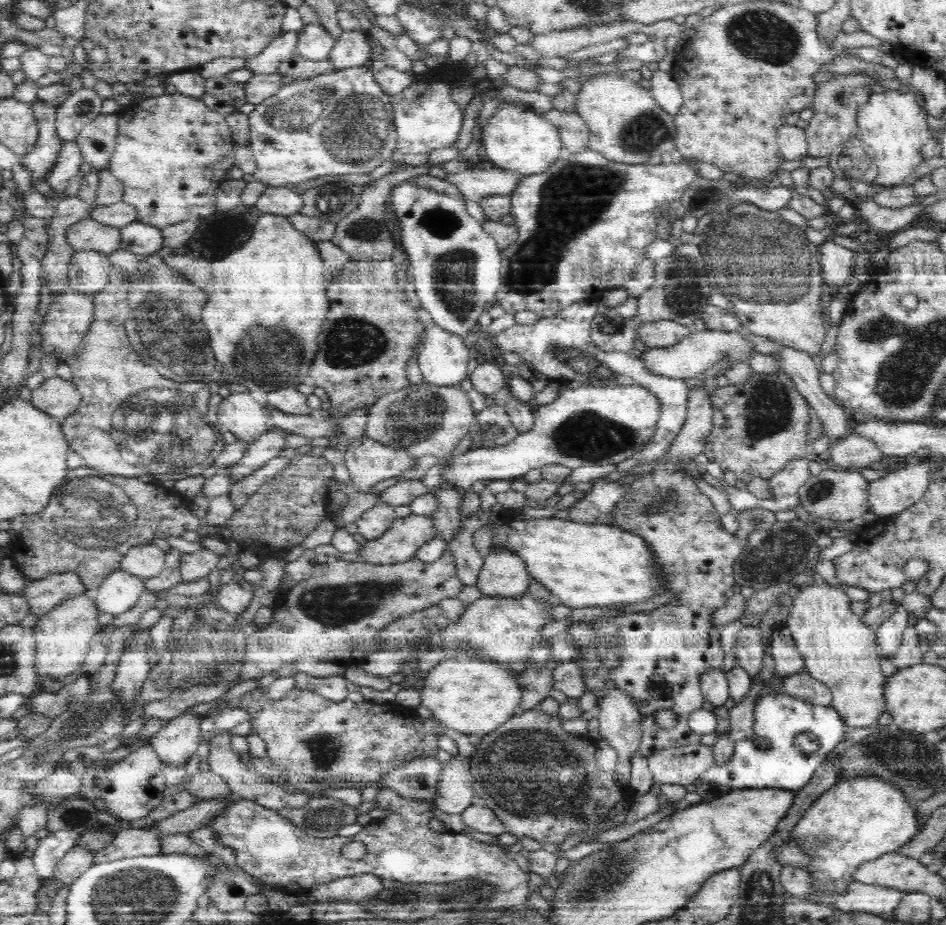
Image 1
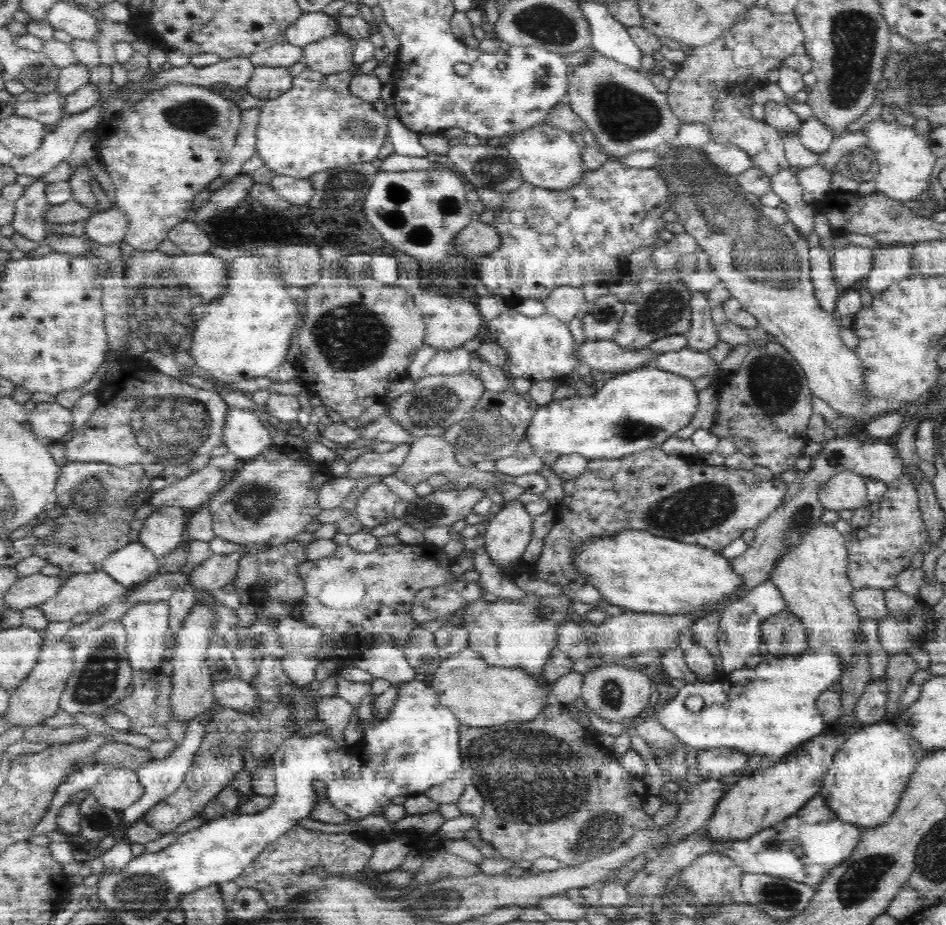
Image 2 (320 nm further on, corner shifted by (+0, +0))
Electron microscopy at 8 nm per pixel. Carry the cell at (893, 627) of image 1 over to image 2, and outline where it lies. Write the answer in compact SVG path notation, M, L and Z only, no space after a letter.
M887 678L869 683L862 696L858 699L853 712L856 724L871 725L884 720L884 705L888 700Z

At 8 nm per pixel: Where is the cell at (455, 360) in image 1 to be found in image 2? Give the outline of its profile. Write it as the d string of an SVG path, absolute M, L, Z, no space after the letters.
M420 285L418 292L413 296L416 307L425 322L425 344L440 350L446 349L447 352L463 350L467 341L477 337L477 333L482 327L482 315L478 312L476 304L472 304L472 299L464 298L458 293L444 293L425 289Z

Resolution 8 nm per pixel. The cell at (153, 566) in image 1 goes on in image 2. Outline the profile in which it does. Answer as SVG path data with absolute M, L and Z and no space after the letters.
M180 507L158 508L144 519L144 526L139 530L138 540L152 551L156 558L163 558L183 541L188 517L189 512Z

